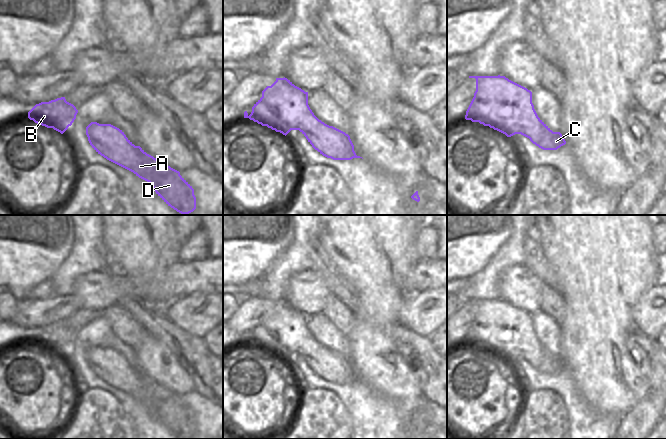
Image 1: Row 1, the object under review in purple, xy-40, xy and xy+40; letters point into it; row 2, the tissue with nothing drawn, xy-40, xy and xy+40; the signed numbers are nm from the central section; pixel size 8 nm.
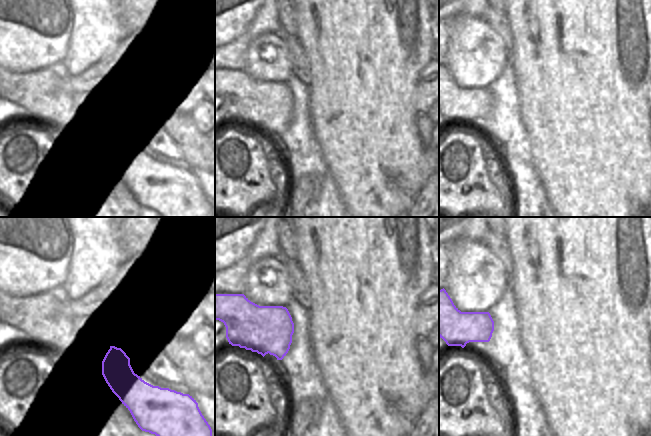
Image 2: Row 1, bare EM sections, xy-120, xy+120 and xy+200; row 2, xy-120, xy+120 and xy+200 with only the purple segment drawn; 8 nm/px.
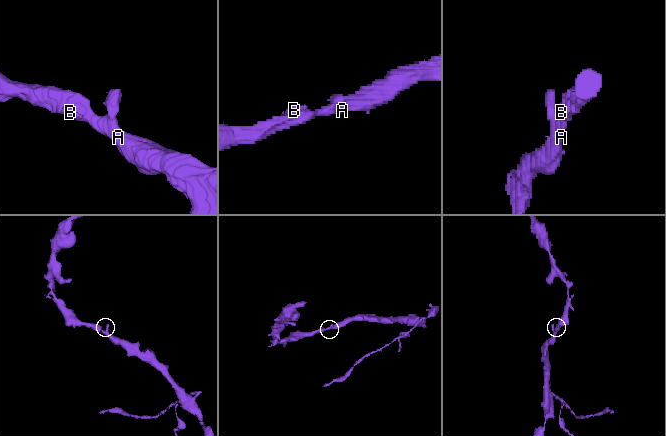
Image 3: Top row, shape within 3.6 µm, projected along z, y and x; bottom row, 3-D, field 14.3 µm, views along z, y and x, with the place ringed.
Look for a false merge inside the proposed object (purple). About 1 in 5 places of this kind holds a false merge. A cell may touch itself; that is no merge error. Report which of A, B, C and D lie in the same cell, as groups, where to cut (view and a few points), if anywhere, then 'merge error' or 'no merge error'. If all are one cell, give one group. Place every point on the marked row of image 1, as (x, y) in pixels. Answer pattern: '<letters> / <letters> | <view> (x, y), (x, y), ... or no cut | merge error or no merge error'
A B C D | no cut | no merge error

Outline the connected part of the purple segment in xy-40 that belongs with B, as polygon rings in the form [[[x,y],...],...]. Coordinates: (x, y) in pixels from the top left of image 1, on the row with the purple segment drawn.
[[[65,97],[36,104],[29,112],[28,118],[35,123],[53,128],[63,134],[76,119],[78,110],[67,102]]]

